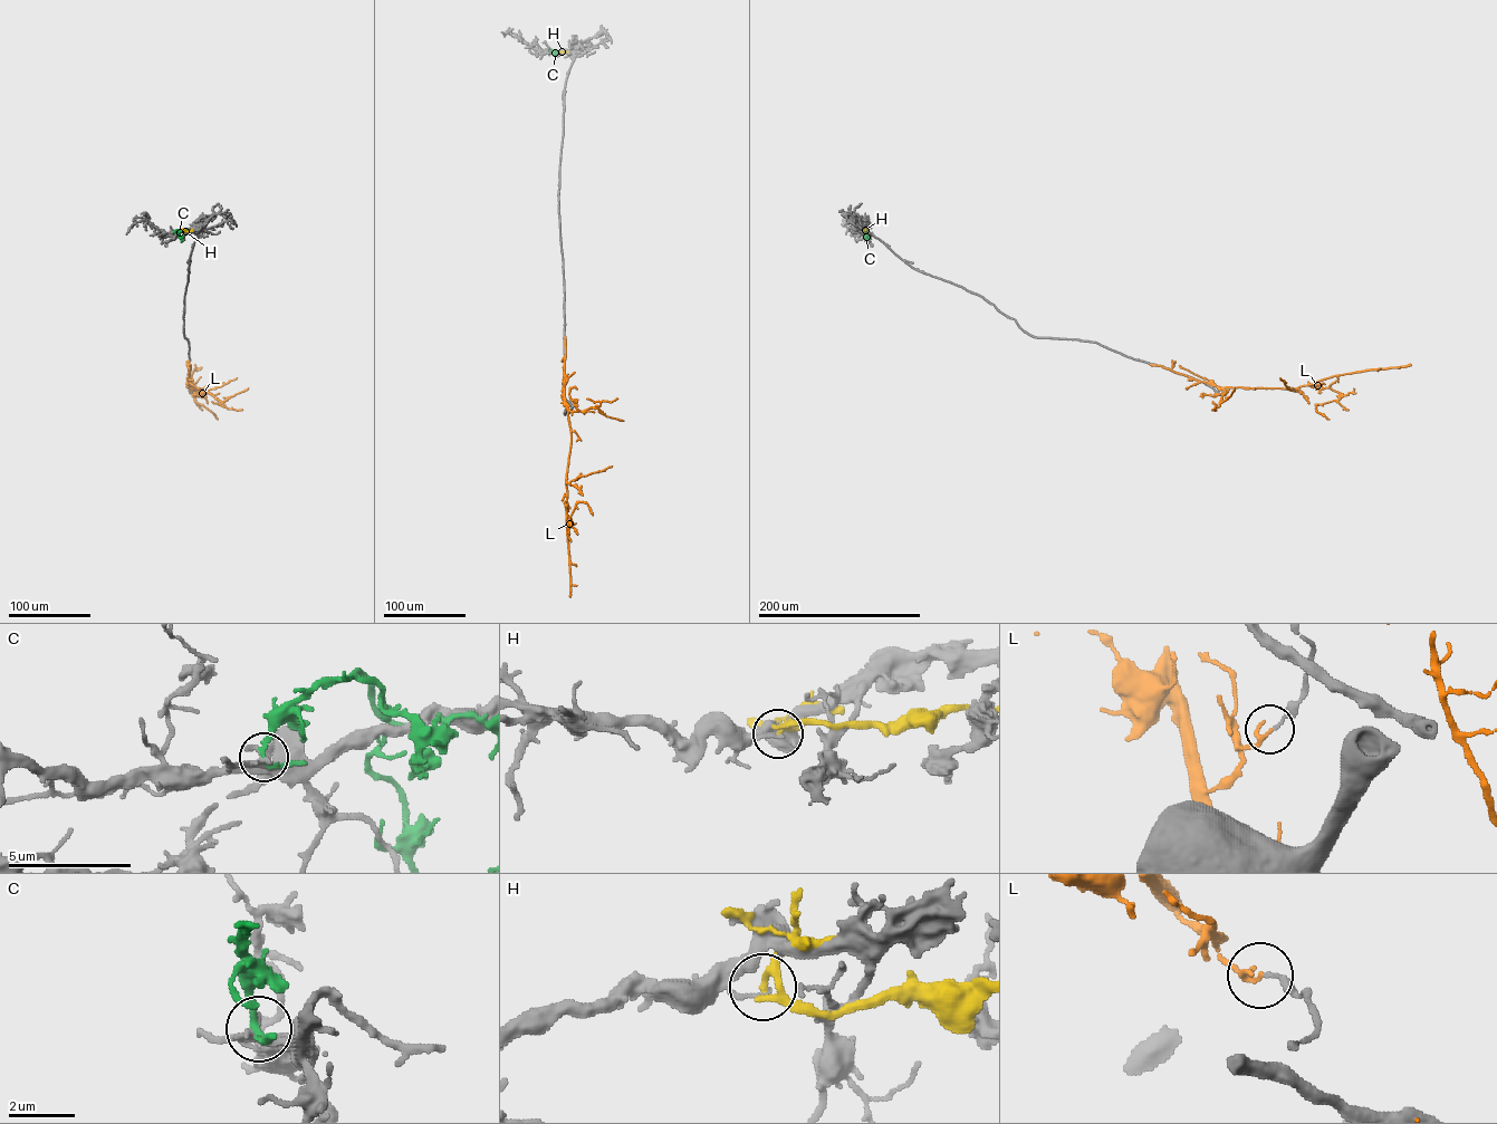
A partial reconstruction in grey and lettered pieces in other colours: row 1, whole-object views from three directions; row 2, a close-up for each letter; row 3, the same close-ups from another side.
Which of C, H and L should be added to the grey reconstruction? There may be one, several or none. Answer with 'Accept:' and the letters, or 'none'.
Accept: none

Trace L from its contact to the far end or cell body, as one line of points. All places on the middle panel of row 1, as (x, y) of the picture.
L: (568, 405), (571, 445), (566, 486), (569, 596)

